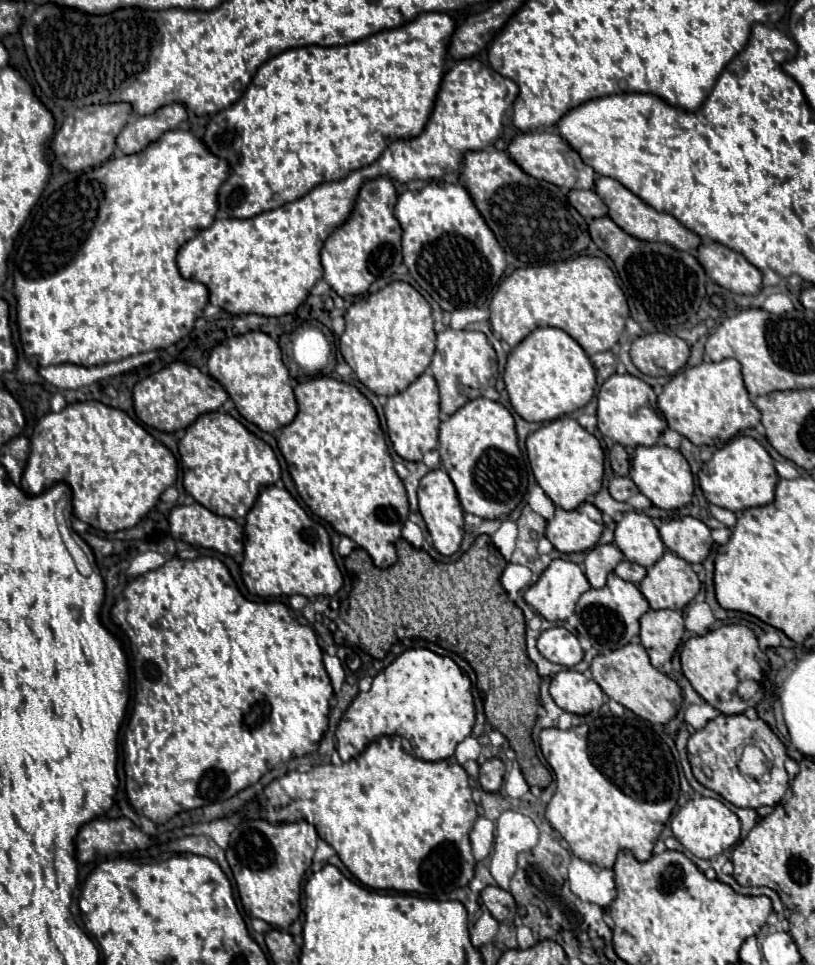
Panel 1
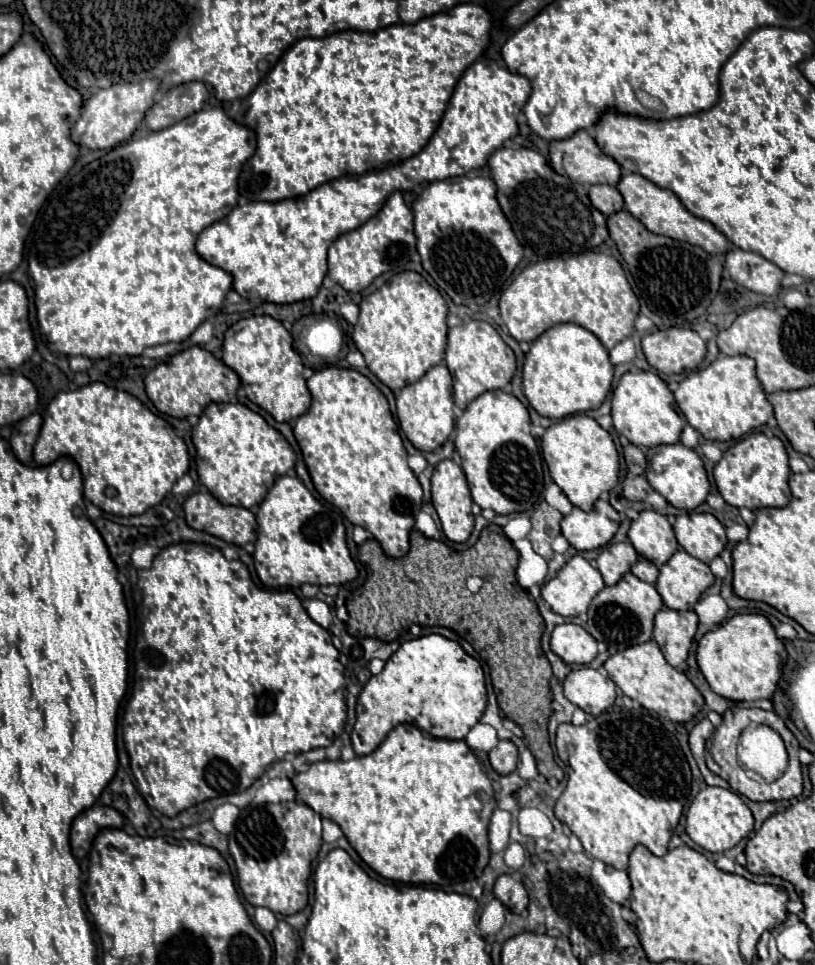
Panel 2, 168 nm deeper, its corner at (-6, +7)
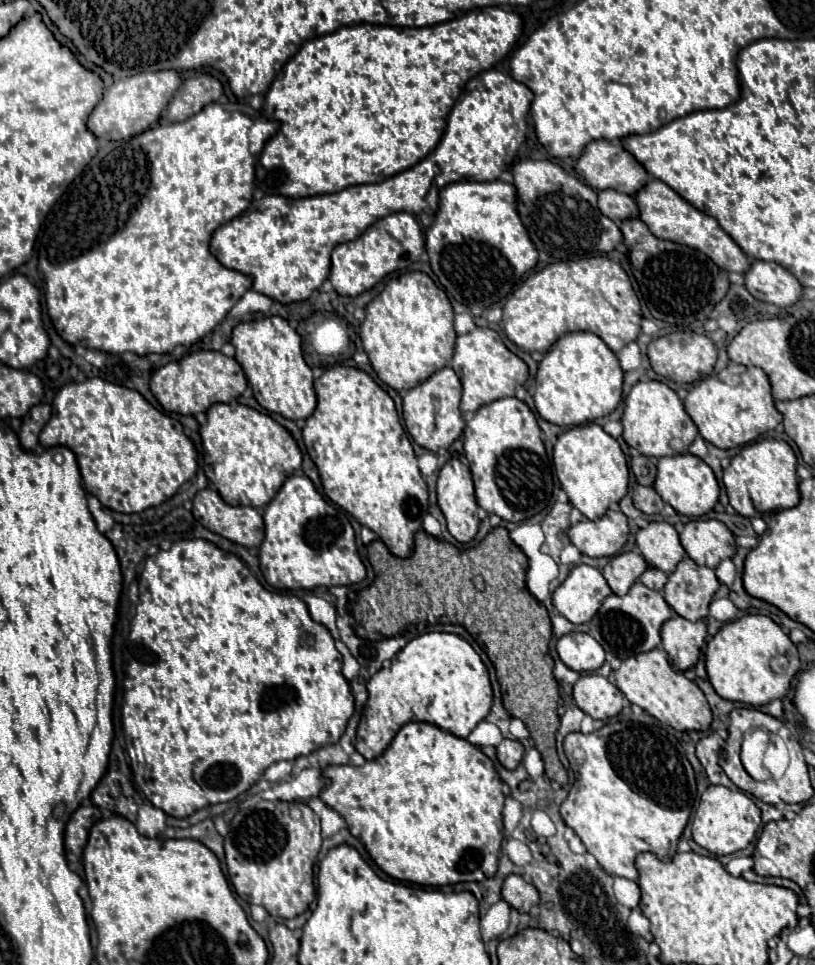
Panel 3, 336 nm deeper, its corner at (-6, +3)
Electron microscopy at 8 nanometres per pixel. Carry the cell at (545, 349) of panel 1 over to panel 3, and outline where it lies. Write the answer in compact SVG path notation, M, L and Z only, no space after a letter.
M570 332L544 354L538 374L534 402L538 414L558 426L580 426L608 416L622 400L624 370L616 354L592 332Z

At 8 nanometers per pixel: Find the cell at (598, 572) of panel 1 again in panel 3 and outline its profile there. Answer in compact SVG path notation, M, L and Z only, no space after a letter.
M622 552L622 554L616 554L606 564L602 574L604 574L606 582L610 584L612 592L618 596L624 596L630 590L630 586L644 574L646 568L648 568L648 564L642 554Z

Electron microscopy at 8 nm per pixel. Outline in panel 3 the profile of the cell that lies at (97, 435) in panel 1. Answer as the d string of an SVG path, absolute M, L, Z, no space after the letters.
M102 378L66 384L56 394L52 404L52 418L40 432L40 442L42 446L68 446L76 454L84 488L94 494L102 506L124 514L142 512L162 504L198 470L198 458L192 440L176 430L176 424L168 414L156 410L140 392L116 386Z

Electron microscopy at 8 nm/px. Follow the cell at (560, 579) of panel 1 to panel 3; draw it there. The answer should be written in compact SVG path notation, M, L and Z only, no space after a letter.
M580 564L556 588L552 602L572 624L586 624L600 610L600 604L612 594L602 572Z

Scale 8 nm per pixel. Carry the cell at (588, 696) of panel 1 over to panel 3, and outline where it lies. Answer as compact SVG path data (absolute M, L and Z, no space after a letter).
M584 674L574 684L578 708L594 720L608 720L622 710L624 694L600 674Z

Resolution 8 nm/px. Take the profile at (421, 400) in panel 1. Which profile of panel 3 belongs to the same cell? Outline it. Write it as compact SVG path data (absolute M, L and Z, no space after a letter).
M442 368L434 372L420 386L408 390L408 394L404 396L404 406L402 406L408 434L426 450L438 452L440 448L450 448L450 444L464 430L460 398L462 398L462 384L452 368Z

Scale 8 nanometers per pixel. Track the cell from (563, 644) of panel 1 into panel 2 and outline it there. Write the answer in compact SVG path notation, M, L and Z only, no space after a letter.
M560 624L550 636L550 648L566 664L590 664L598 650L596 640L578 624Z

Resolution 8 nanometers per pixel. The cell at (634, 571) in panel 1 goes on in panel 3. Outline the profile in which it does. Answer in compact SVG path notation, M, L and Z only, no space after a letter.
M648 568L648 570L646 570L642 576L640 576L640 582L642 582L642 584L646 584L648 588L658 590L658 592L664 588L666 580L668 580L668 574L660 572L658 568Z

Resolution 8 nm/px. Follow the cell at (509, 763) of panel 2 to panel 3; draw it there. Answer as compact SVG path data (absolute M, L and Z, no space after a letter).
M502 740L500 744L498 744L498 760L500 760L500 764L504 766L504 768L508 768L508 770L514 770L518 764L520 764L520 760L522 760L522 756L524 756L524 746L518 742L518 740Z

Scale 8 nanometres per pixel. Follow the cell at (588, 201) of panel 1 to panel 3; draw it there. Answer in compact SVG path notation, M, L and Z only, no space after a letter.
M616 190L598 192L598 208L604 216L608 216L614 222L636 218L640 214L636 198L628 194L620 194Z

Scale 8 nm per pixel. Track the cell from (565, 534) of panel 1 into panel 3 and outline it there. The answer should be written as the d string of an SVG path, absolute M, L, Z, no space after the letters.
M608 510L598 522L582 520L572 526L568 536L582 554L600 558L618 554L628 540L628 532L628 518L620 510Z

